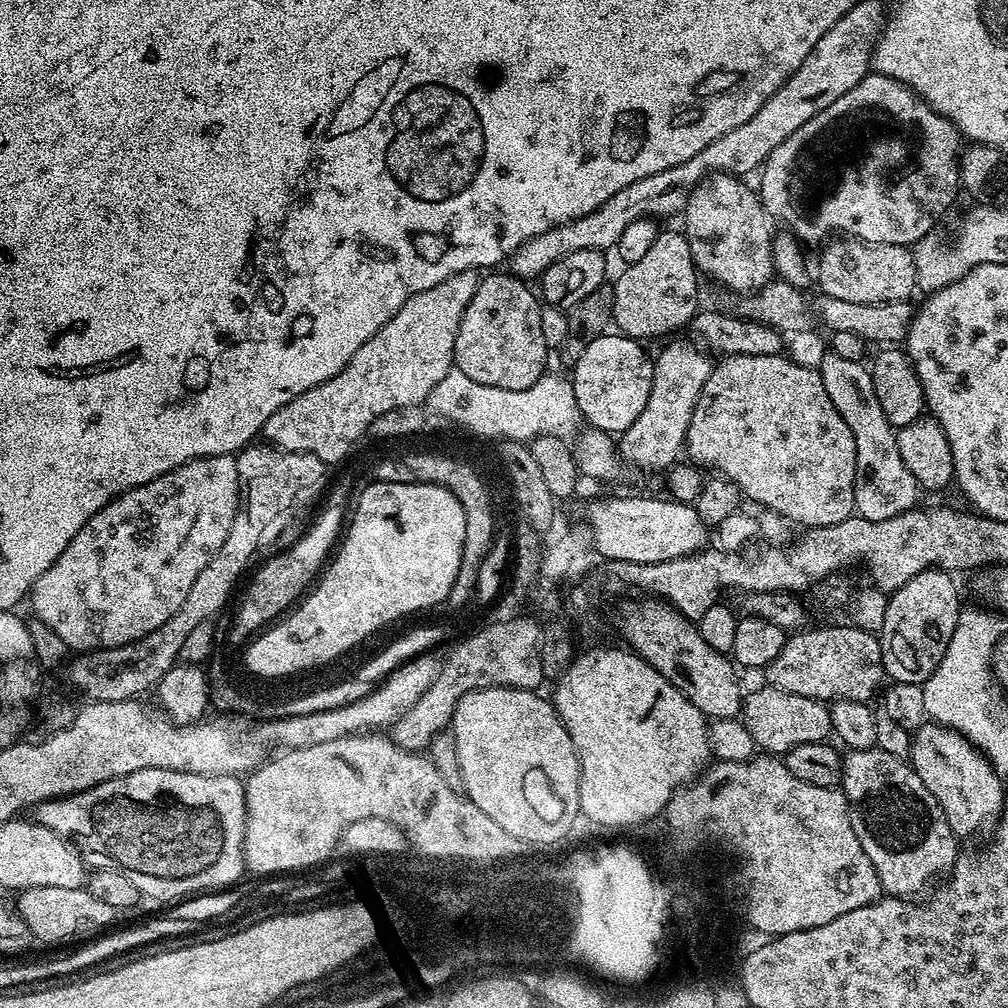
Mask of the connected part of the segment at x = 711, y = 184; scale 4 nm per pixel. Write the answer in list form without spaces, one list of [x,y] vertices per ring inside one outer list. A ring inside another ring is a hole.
[[[717,170],[705,176],[704,179],[700,181],[699,186],[690,194],[688,204],[684,207],[682,219],[684,219],[685,229],[683,228],[683,231],[687,235],[688,245],[692,251],[692,261],[695,262],[697,269],[699,269],[703,275],[705,272],[705,274],[708,275],[710,279],[717,280],[717,282],[720,283],[722,287],[729,288],[729,290],[732,292],[748,292],[744,294],[752,294],[763,288],[769,280],[773,279],[774,269],[772,267],[772,238],[774,232],[773,229],[768,229],[768,224],[770,225],[770,217],[768,213],[765,212],[763,206],[760,205],[759,195],[757,195],[753,189],[751,192],[751,190],[748,189],[747,186],[744,185],[740,180],[743,179],[741,179],[739,175],[729,174],[724,170]]]

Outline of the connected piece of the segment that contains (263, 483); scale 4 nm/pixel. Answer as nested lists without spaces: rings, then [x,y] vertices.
[[[253,442],[235,453],[240,479],[242,499],[236,511],[234,522],[222,550],[210,558],[206,570],[194,578],[186,602],[158,630],[146,634],[133,644],[123,644],[117,648],[97,648],[90,652],[80,652],[67,661],[68,680],[89,701],[122,702],[143,697],[143,692],[151,693],[167,671],[180,660],[180,651],[190,630],[198,622],[212,620],[224,608],[232,587],[240,580],[244,567],[252,560],[264,531],[291,506],[299,492],[312,488],[326,472],[326,465],[314,454],[305,452],[283,452],[267,442]]]

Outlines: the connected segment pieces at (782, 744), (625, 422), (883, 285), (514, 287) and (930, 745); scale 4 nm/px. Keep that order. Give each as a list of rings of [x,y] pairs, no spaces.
[[[763,685],[756,694],[745,695],[742,723],[755,737],[755,747],[768,754],[783,754],[799,744],[819,744],[832,732],[832,713],[820,700],[788,693],[770,685]]]
[[[605,334],[585,343],[576,364],[571,365],[570,379],[576,409],[589,425],[609,434],[624,432],[650,398],[653,357],[643,343],[623,334]]]
[[[846,242],[850,244],[823,245],[824,253],[820,261],[814,264],[814,280],[820,283],[820,292],[830,298],[842,298],[842,302],[894,302],[908,300],[916,287],[916,258],[905,245],[902,244],[865,244],[863,242]]]
[[[504,270],[493,271],[481,279],[478,290],[474,290],[474,298],[470,298],[470,306],[466,306],[462,314],[458,338],[454,342],[454,368],[466,374],[466,378],[486,386],[498,386],[502,390],[526,390],[545,375],[547,368],[544,367],[550,355],[546,337],[542,334],[542,304],[537,293],[533,289],[532,293],[521,277],[500,271]]]
[[[923,723],[911,737],[910,763],[918,778],[922,778],[922,786],[926,786],[938,802],[953,837],[974,835],[1005,811],[1001,777],[962,733],[943,724]]]

